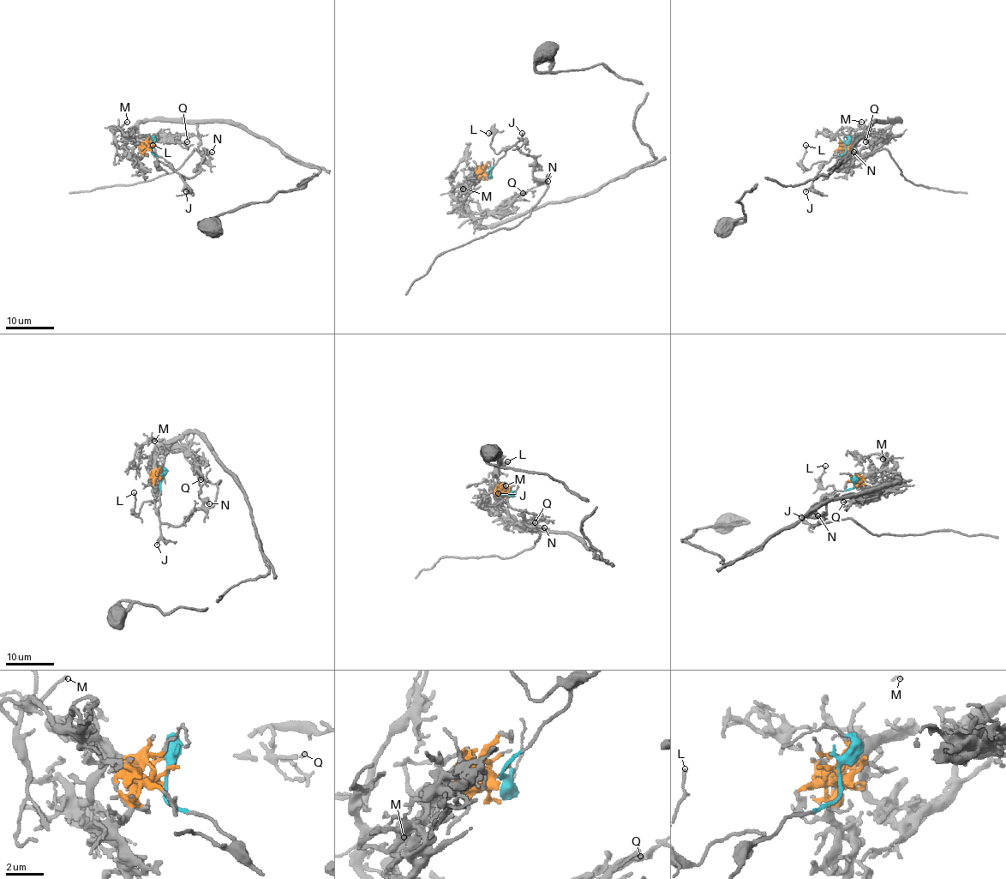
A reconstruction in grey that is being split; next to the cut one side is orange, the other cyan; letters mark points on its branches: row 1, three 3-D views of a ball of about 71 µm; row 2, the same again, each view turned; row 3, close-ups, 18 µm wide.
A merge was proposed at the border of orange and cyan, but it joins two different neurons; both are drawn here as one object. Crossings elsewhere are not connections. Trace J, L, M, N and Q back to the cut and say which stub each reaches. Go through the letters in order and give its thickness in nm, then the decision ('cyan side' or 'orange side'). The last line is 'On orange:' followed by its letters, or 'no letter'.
J: calibre 110 nm; cyan side
L: calibre 140 nm; cyan side
M: calibre 120 nm; orange side
N: calibre 220 nm; cyan side
Q: calibre 140 nm; orange side
On orange: M, Q

